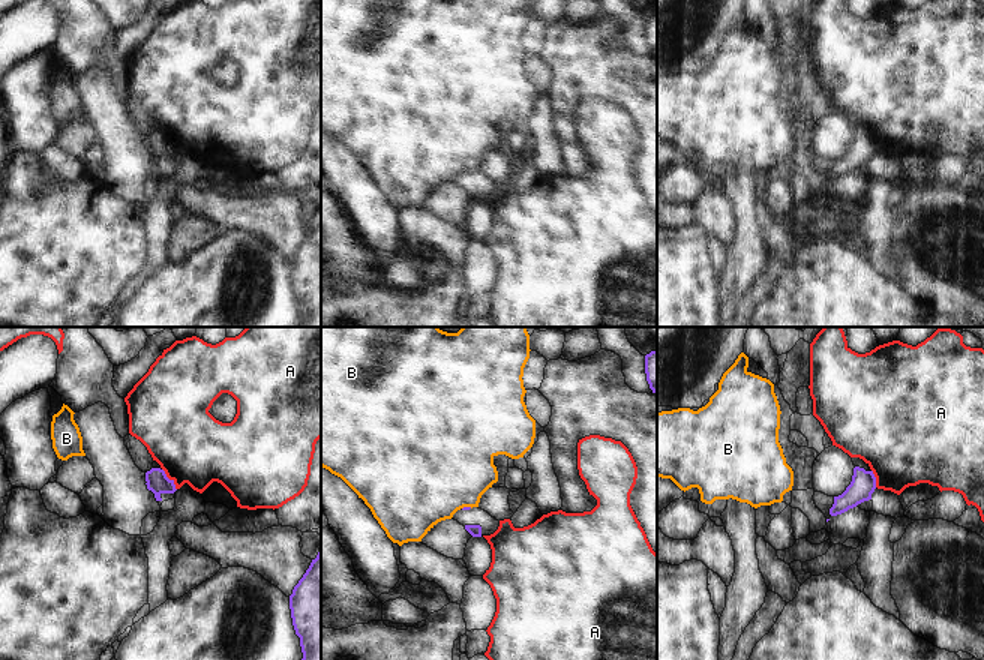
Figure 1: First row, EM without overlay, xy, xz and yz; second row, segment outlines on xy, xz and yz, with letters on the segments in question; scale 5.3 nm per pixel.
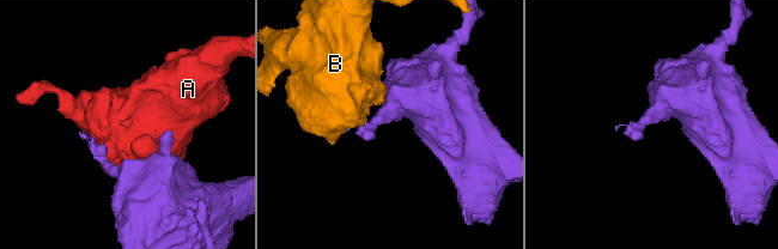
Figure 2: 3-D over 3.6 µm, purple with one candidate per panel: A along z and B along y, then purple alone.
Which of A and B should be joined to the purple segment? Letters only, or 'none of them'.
none of them

